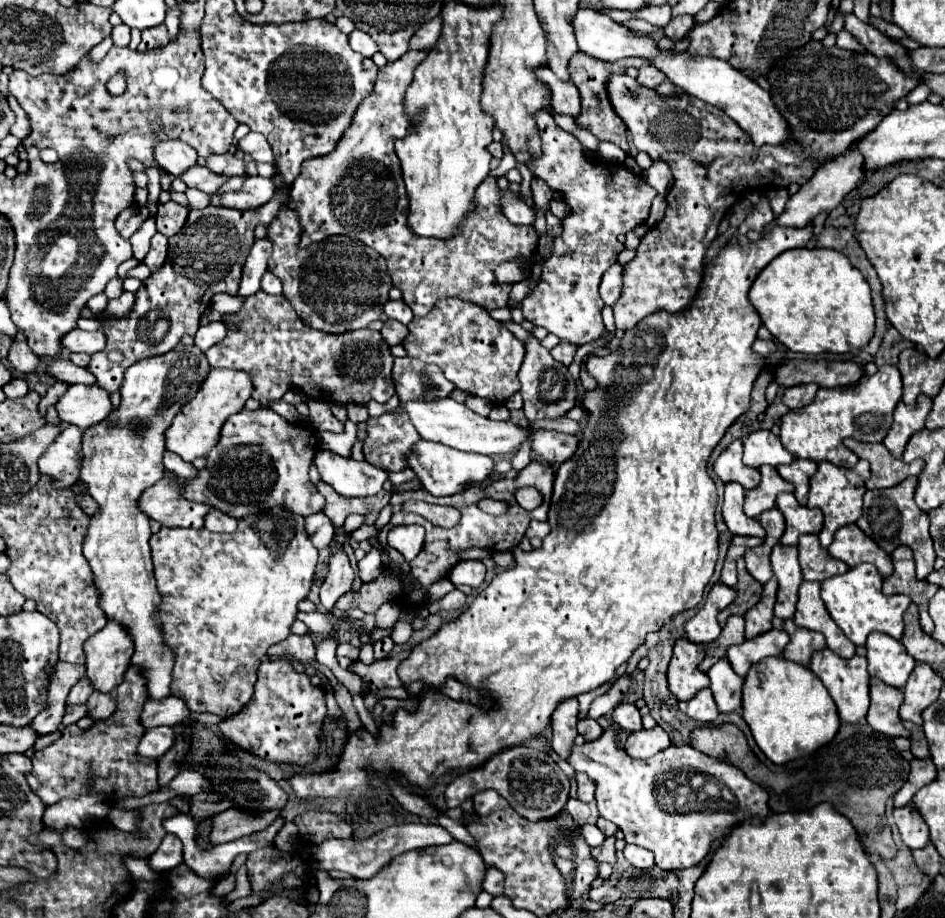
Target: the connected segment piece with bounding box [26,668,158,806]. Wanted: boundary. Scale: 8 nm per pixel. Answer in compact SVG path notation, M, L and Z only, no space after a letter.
M130 668L124 674L124 682L116 688L114 698L116 710L110 718L94 722L86 730L72 724L62 730L56 742L34 752L34 770L26 774L26 782L46 806L58 802L60 798L78 798L82 794L102 796L116 804L128 796L146 796L148 792L158 790L158 762L142 758L136 752L138 740L146 732L140 722L140 712L146 702L144 680L140 680L140 676L136 676Z

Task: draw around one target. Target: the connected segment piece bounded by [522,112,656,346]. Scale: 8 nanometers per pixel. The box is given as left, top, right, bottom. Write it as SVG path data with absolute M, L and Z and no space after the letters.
M540 112L536 122L542 138L542 158L532 174L542 178L552 190L562 192L570 206L570 216L562 220L564 234L554 240L554 252L544 264L540 284L522 300L522 312L534 326L542 326L560 340L582 346L606 332L600 316L604 306L598 294L600 278L624 250L618 236L646 222L656 190L622 164L586 160L578 138L562 130L550 112Z

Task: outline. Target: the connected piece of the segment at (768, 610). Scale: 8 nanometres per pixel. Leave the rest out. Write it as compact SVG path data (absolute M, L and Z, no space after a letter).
M772 578L764 584L762 598L756 606L752 606L744 620L746 620L746 638L756 638L772 628L772 618L774 618L774 604L776 604L776 592L778 592L778 580Z

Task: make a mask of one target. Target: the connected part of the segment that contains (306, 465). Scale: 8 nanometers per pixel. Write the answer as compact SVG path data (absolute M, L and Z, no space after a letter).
M244 408L224 422L220 440L208 456L208 466L200 470L194 480L182 482L184 496L188 496L188 500L206 502L236 520L276 506L304 518L318 514L324 510L325 499L309 482L316 448L318 434L310 426L290 424L270 408Z

